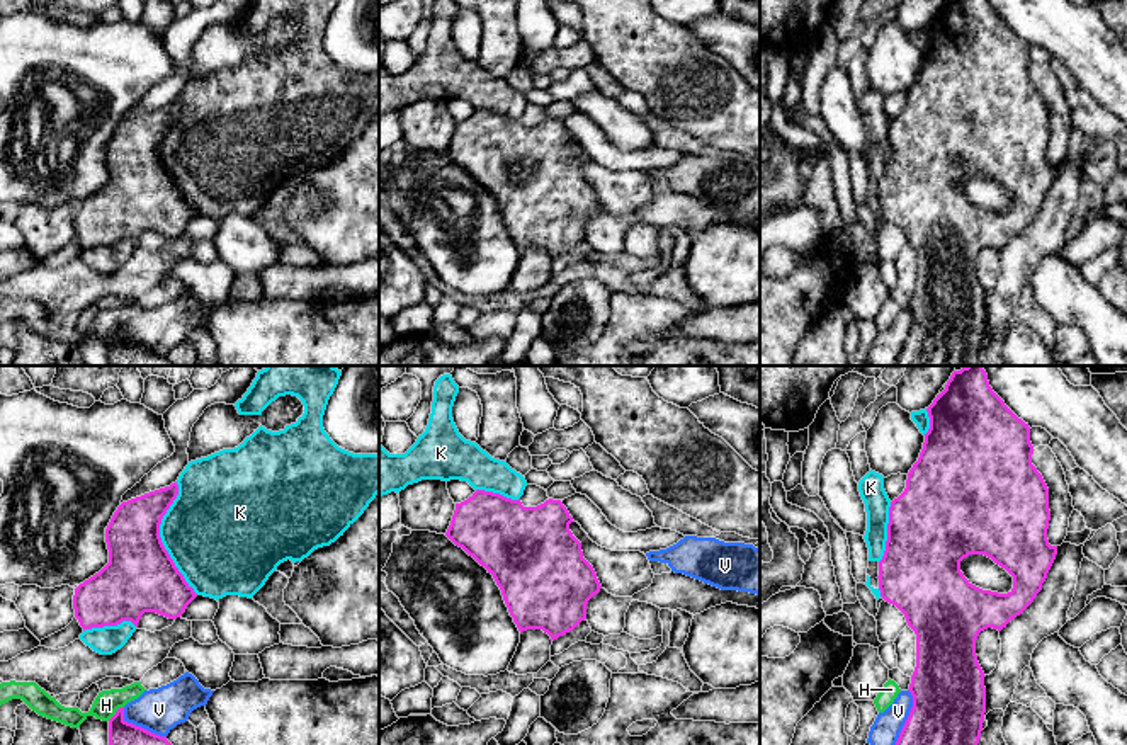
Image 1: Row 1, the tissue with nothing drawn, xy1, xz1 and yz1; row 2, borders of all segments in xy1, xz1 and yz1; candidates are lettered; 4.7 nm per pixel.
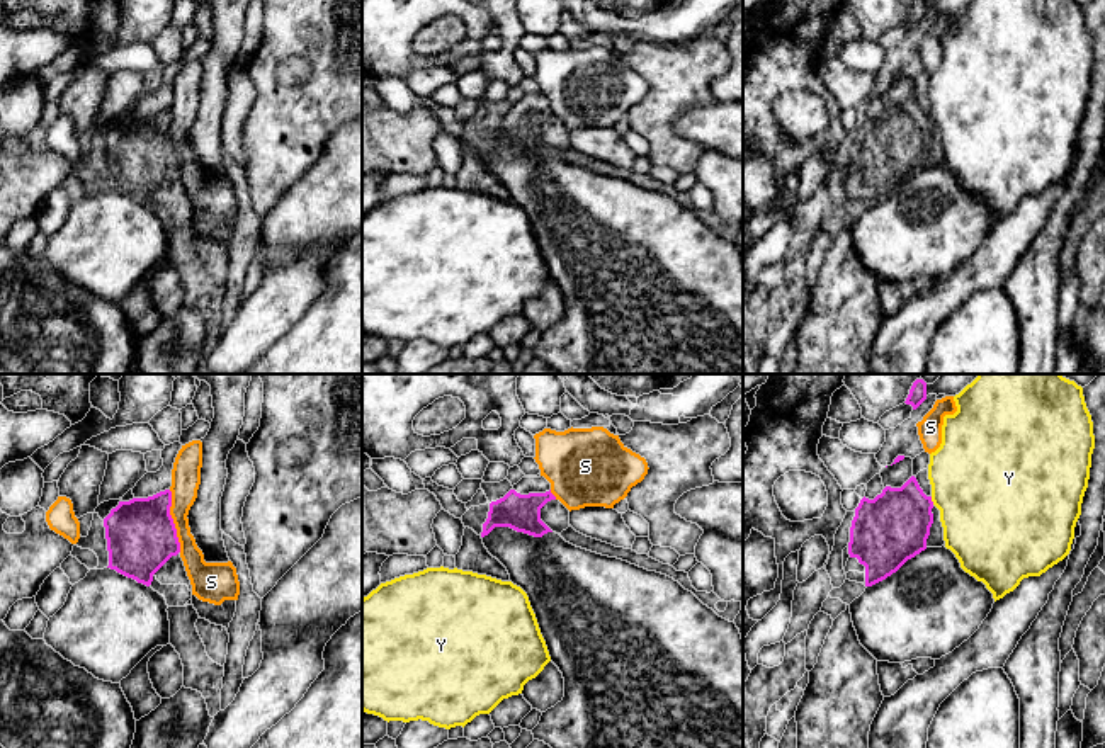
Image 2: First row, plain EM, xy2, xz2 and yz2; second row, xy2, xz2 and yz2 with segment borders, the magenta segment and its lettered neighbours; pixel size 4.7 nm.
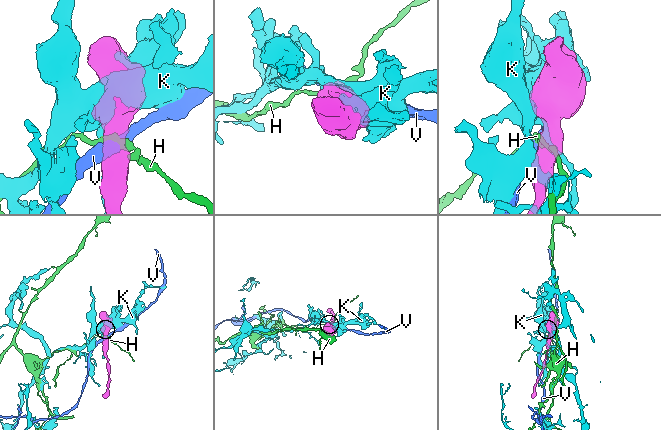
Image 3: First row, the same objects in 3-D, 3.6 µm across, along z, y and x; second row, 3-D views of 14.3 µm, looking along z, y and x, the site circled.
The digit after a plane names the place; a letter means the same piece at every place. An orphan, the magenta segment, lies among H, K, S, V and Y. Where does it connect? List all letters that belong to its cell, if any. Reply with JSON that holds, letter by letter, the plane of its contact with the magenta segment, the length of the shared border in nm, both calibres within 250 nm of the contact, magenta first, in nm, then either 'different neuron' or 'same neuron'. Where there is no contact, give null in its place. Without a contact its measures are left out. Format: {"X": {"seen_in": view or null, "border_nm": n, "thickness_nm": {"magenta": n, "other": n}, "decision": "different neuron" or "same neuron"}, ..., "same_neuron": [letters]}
{"H": {"seen_in": "xy1", "border_nm": 100, "thickness_nm": {"magenta": 200, "other": 120}, "decision": "different neuron"}, "K": {"seen_in": "xy1", "border_nm": 550, "thickness_nm": {"magenta": 340, "other": 460}, "decision": "different neuron"}, "S": {"seen_in": "xy2", "border_nm": 300, "thickness_nm": {"magenta": 320, "other": 140}, "decision": "different neuron"}, "V": {"seen_in": "yz1", "border_nm": 280, "thickness_nm": {"magenta": 380, "other": 140}, "decision": "different neuron"}, "Y": {"seen_in": "yz2", "border_nm": 40, "thickness_nm": {"magenta": 340, "other": 460}, "decision": "different neuron"}, "same_neuron": []}

